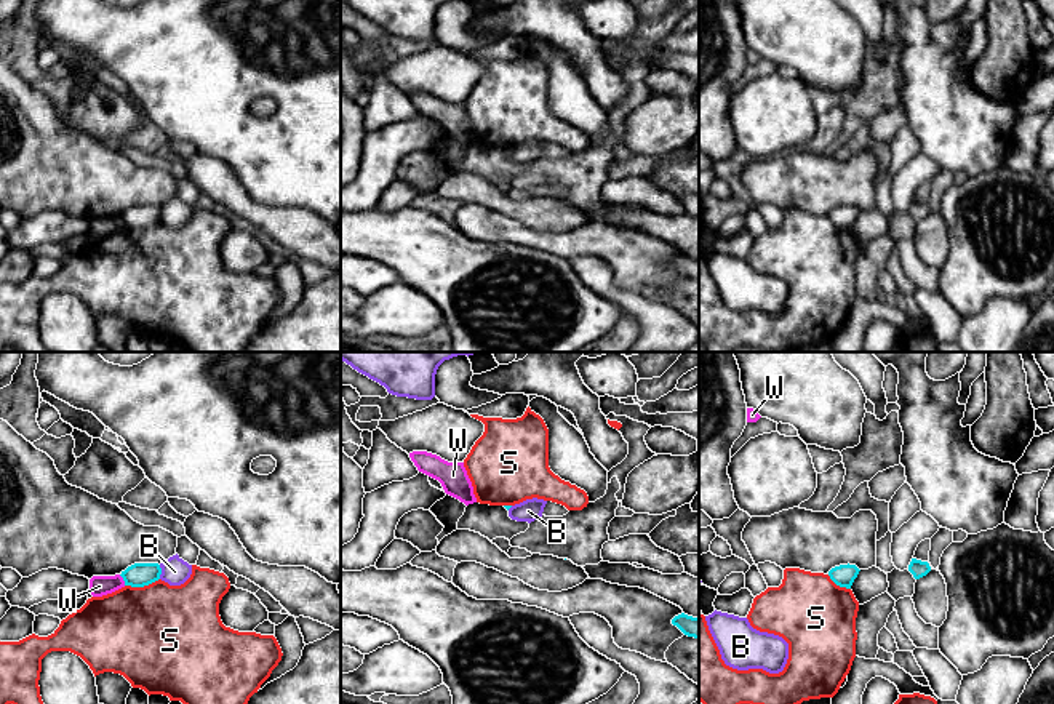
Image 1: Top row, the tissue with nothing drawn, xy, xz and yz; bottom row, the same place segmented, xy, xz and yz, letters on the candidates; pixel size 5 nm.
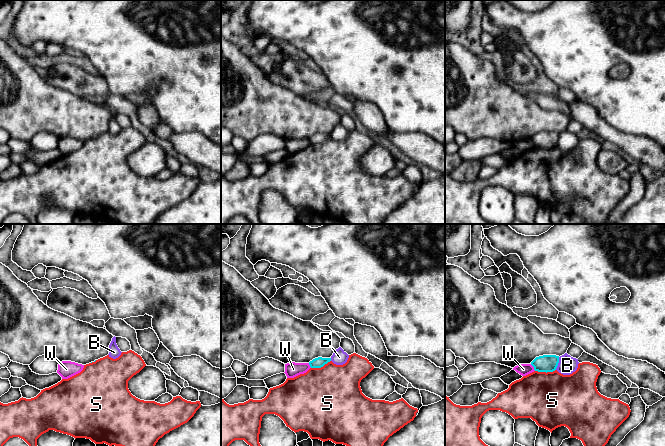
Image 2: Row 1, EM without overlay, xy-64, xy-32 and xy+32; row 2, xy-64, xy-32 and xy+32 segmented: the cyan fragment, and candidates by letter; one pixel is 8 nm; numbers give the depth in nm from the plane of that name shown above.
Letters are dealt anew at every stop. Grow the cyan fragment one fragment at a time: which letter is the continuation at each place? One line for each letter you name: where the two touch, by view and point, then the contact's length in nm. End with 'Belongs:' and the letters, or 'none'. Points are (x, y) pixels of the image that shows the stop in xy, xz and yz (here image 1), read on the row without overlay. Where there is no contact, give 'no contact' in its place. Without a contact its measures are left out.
Belongs: none

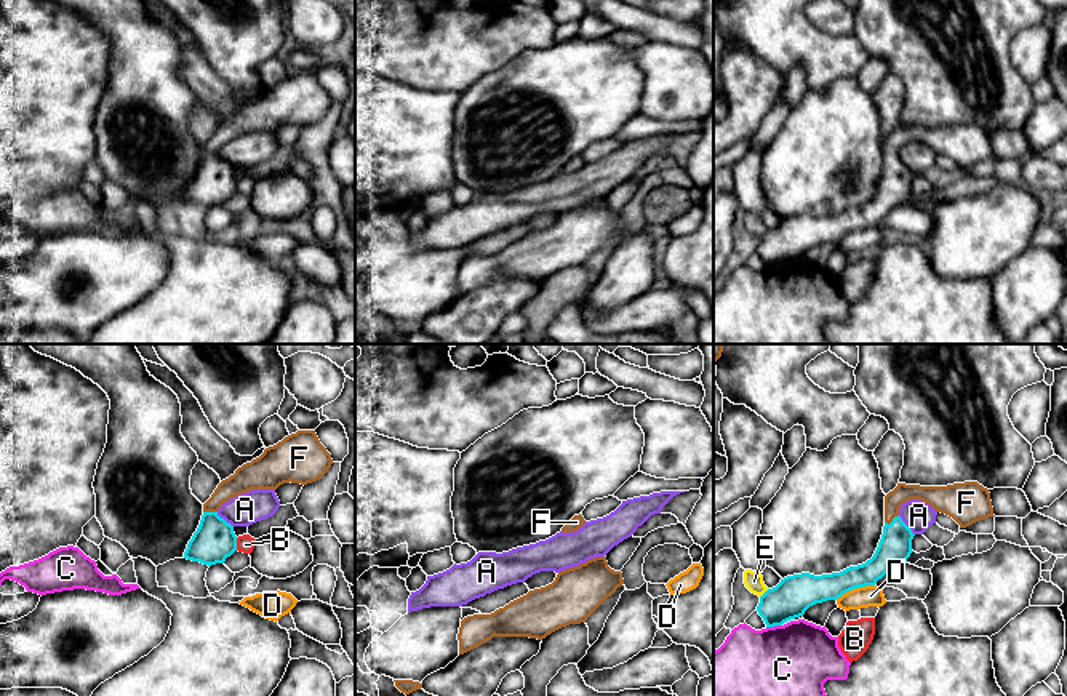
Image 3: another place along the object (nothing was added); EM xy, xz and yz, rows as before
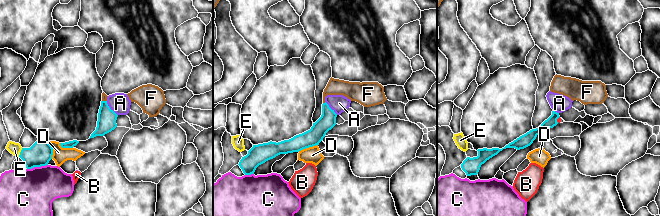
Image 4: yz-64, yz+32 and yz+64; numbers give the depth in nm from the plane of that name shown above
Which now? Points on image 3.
F: meets cyan in yz at (893, 162); contact 80 nm long
Belongs: F

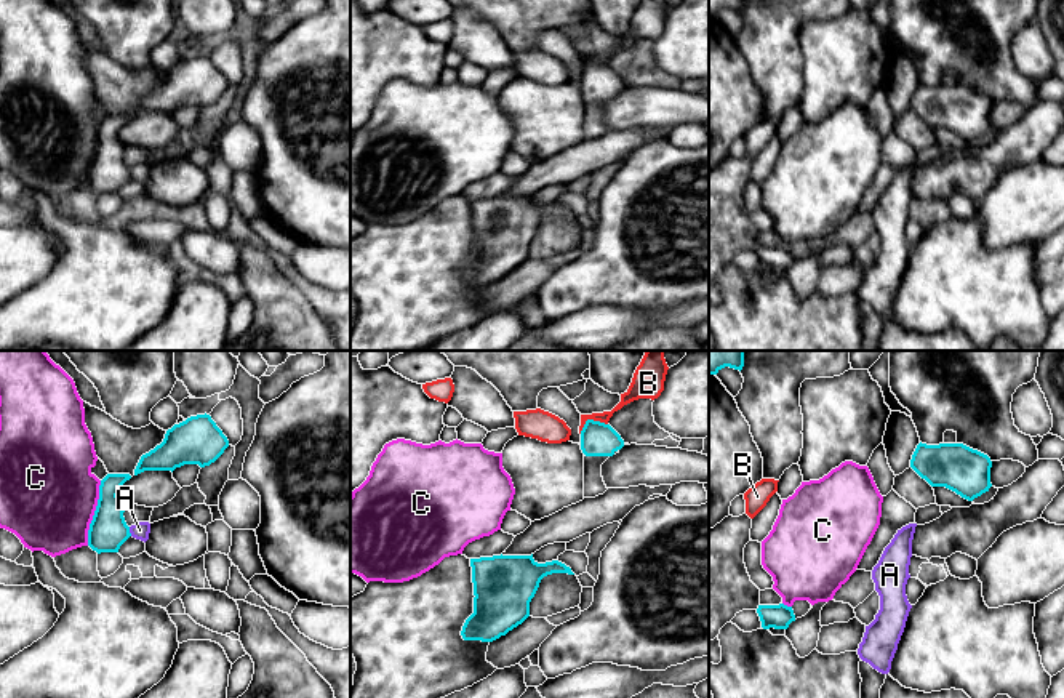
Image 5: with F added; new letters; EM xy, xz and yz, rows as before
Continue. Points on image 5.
Belongs: none

